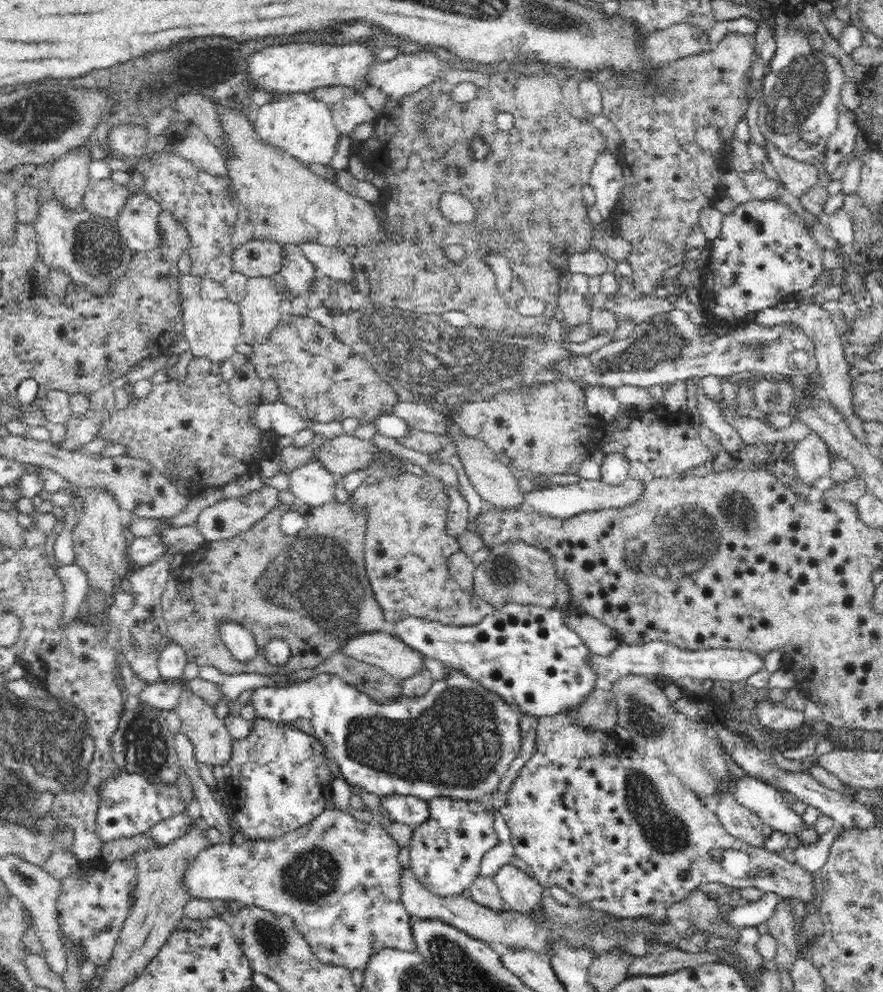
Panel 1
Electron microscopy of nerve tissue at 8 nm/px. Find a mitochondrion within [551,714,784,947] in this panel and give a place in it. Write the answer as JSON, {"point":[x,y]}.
{"point":[664,829]}

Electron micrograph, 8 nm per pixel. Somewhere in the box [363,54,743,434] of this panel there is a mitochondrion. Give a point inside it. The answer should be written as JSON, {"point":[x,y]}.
{"point":[503,379]}

